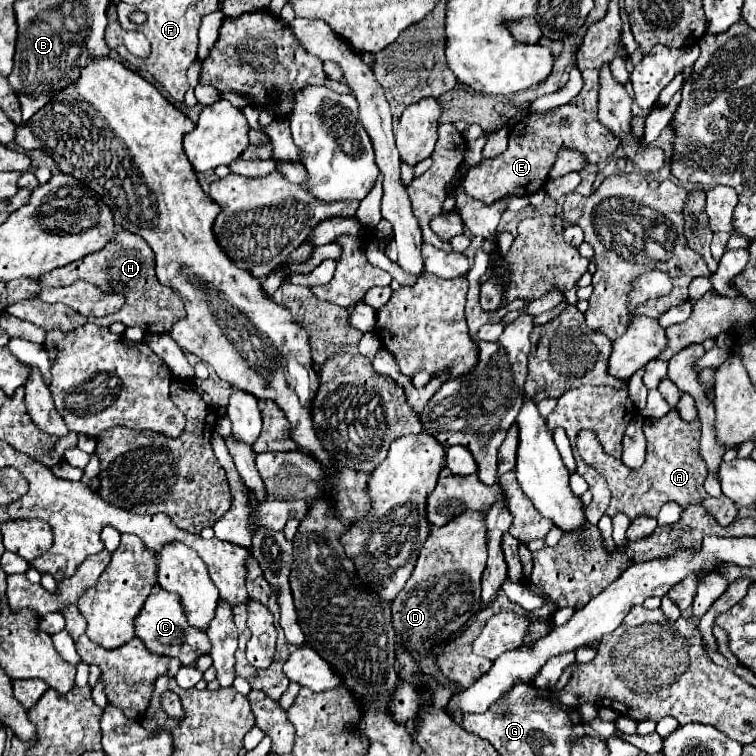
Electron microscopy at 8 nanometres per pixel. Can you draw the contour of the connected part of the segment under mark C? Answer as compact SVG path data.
M160 587L150 593L150 597L146 599L140 615L136 617L136 637L140 637L144 641L144 645L146 645L148 651L152 651L156 655L176 657L176 659L182 661L182 665L194 665L200 655L210 655L210 639L206 637L206 633L202 633L200 629L194 629L194 627L186 625L186 613L182 613L182 603L178 601L178 597L174 597L174 593L166 593Z

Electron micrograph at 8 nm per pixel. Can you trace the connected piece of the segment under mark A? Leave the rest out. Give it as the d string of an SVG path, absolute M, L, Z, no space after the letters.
M668 411L666 415L662 415L658 419L646 419L644 425L668 425L668 437L666 437L666 433L660 433L654 427L646 427L644 433L646 433L646 441L648 441L648 451L646 451L646 463L640 469L626 469L626 465L622 463L621 459L604 453L592 431L580 431L580 435L578 435L578 441L576 441L578 453L582 455L582 459L588 465L592 465L606 479L606 483L612 491L612 501L606 509L606 515L614 517L618 513L624 513L630 521L634 521L640 515L656 517L658 511L662 509L662 505L668 501L678 503L682 509L686 509L688 505L700 503L716 517L716 521L720 525L724 525L724 527L730 525L738 515L738 507L734 505L734 501L724 497L724 513L722 513L722 497L712 499L704 491L708 467L698 453L700 433L702 433L700 419L696 419L692 423L684 423L676 411Z

